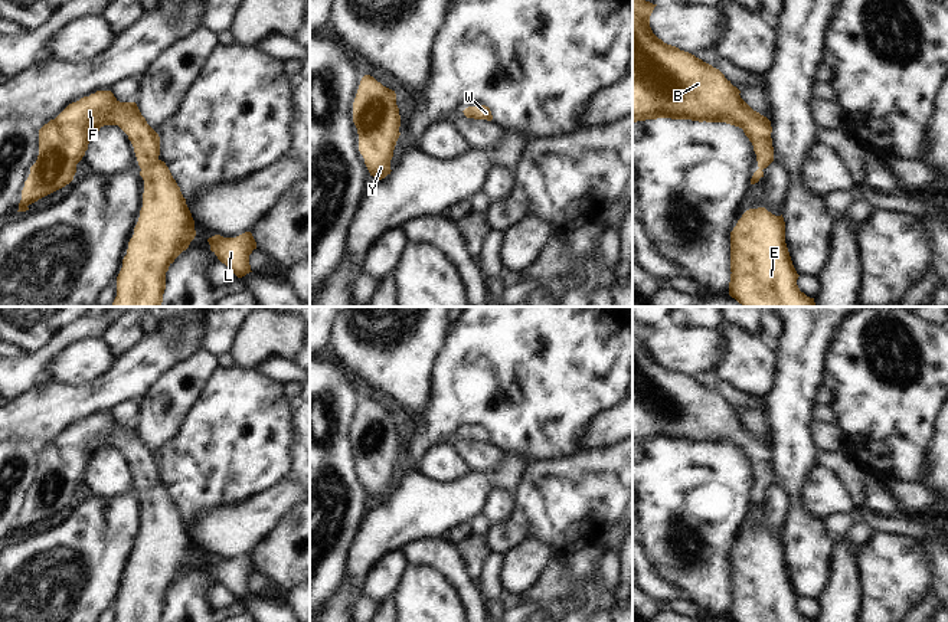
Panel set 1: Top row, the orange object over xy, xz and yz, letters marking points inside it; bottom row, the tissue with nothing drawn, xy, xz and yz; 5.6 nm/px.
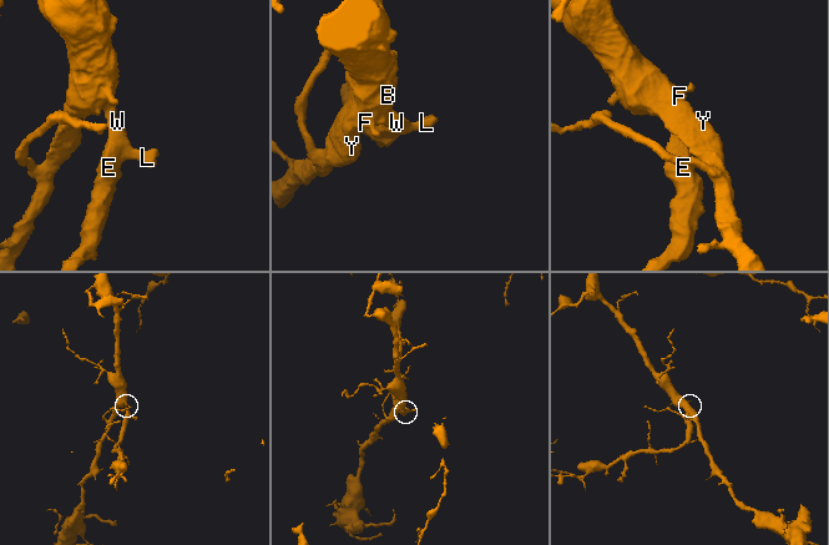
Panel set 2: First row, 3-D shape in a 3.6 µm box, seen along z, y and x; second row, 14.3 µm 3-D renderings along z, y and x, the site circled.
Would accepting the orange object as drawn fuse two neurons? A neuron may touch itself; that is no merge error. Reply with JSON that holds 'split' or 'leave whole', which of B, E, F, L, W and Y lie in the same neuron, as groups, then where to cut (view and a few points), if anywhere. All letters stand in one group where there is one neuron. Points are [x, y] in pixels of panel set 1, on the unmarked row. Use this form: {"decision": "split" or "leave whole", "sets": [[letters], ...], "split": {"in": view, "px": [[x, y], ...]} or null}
{"decision": "leave whole", "sets": [["B", "E", "F", "L", "W", "Y"]], "split": null}

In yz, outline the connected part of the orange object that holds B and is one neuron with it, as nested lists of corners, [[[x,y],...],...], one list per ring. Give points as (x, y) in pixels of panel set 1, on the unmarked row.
[[[632,317],[632,445],[671,441],[739,449],[754,468],[759,491],[751,507],[758,505],[764,500],[762,492],[774,484],[771,443],[754,433],[719,392],[658,361],[650,350],[656,328]]]

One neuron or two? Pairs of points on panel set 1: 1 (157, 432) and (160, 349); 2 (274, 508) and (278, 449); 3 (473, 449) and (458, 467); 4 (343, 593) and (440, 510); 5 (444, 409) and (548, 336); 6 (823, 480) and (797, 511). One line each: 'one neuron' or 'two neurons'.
1: two neurons
2: two neurons
3: two neurons
4: one neuron
5: one neuron
6: two neurons

